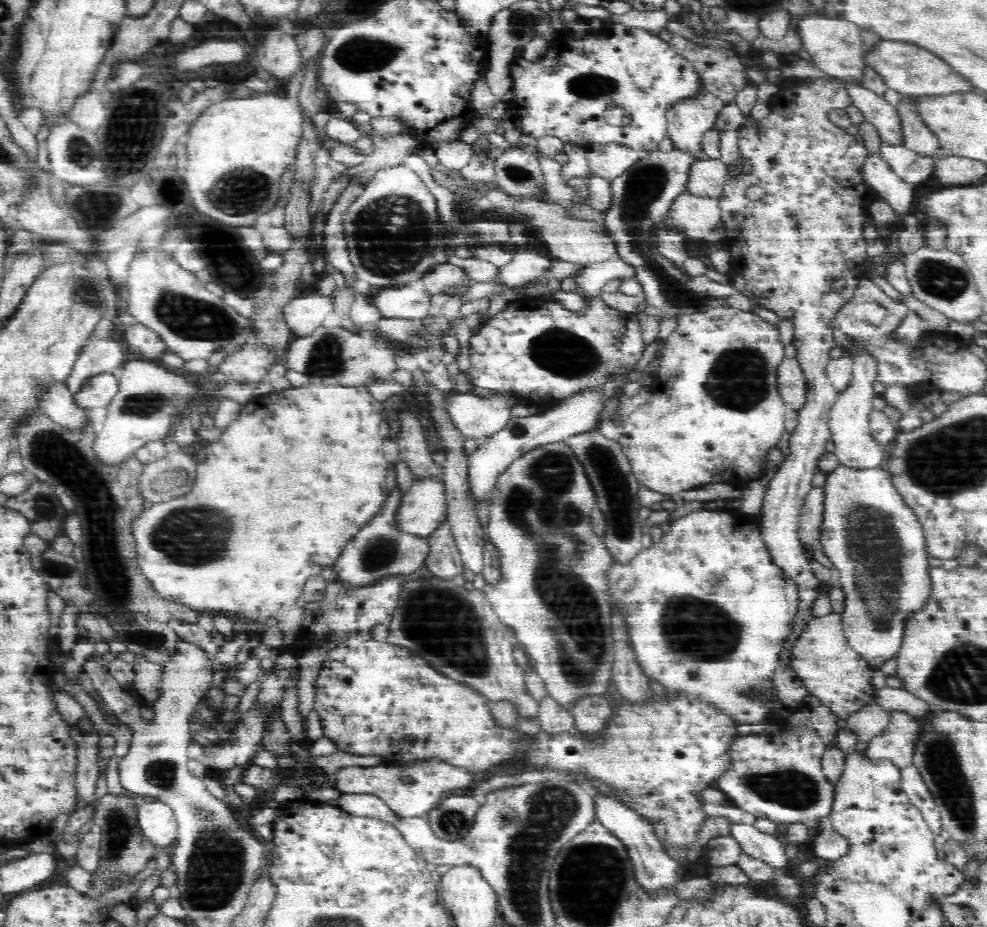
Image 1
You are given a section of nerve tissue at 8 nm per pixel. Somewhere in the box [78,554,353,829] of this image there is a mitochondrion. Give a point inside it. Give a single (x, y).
(161, 772)

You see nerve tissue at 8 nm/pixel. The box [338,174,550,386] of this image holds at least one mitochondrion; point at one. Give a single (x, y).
(387, 230)

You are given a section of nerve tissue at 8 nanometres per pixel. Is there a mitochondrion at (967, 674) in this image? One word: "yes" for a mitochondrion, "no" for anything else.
yes

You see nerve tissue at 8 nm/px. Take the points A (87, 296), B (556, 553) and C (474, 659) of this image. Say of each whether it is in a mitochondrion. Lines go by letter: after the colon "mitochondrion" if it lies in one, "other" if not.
A: mitochondrion
B: mitochondrion
C: mitochondrion

